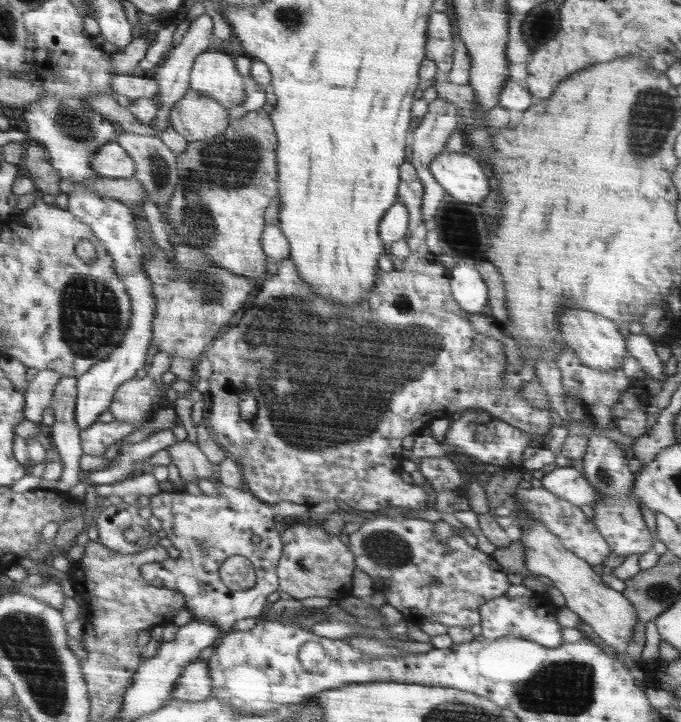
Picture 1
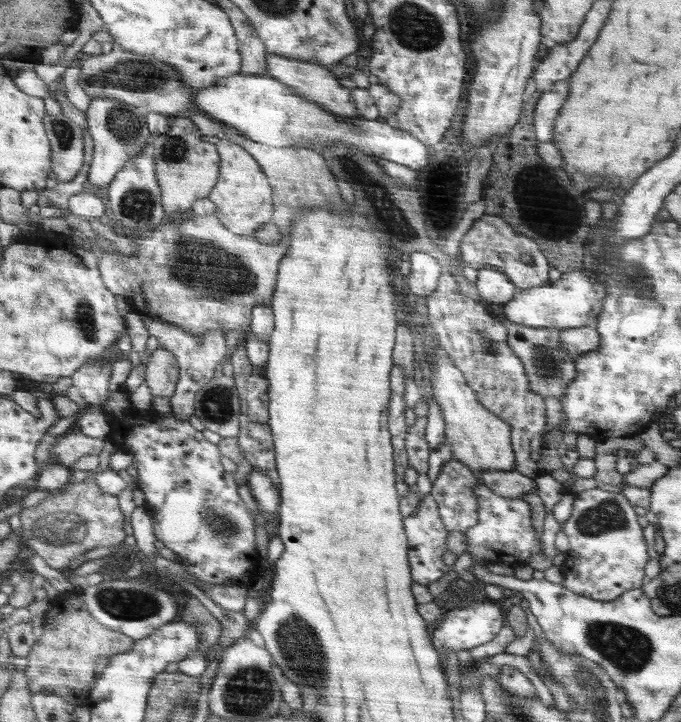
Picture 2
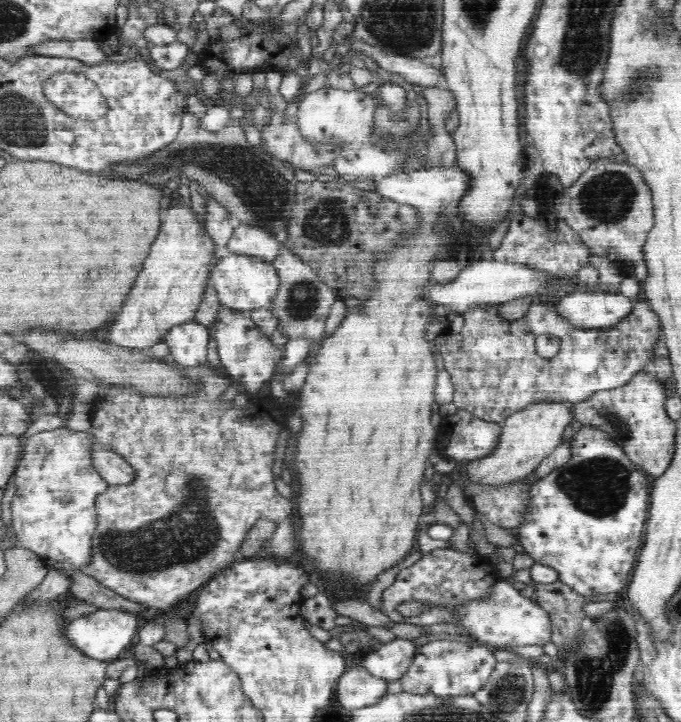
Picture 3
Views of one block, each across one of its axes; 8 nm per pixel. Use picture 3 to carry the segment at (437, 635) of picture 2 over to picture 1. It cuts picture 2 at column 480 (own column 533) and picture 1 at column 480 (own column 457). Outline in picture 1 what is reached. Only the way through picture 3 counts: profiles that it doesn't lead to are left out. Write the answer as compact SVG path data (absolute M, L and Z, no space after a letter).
M512 585L504 596L490 600L480 608L480 625L485 639L498 640L504 637L520 637L536 641L548 648L568 644L568 628L560 624L560 604L545 592L534 592L525 585Z

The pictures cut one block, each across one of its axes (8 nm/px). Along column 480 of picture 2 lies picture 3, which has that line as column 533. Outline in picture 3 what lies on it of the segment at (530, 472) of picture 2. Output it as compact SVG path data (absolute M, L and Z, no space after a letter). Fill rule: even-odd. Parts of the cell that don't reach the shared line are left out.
M546 299L534 300L527 309L527 316L518 321L506 321L506 318L502 318L500 306L483 305L462 313L465 319L462 331L452 336L452 340L448 338L439 350L444 359L444 367L456 388L452 404L479 419L500 424L514 412L536 402L570 402L570 405L576 405L600 390L626 385L636 373L645 372L652 365L655 360L655 356L651 355L652 349L663 335L659 317L646 302L636 302L630 316L620 324L600 329L580 329L570 325L566 318L558 317L555 308L550 309L546 305ZM536 336L556 336L560 339L560 353L550 359L538 356Z

